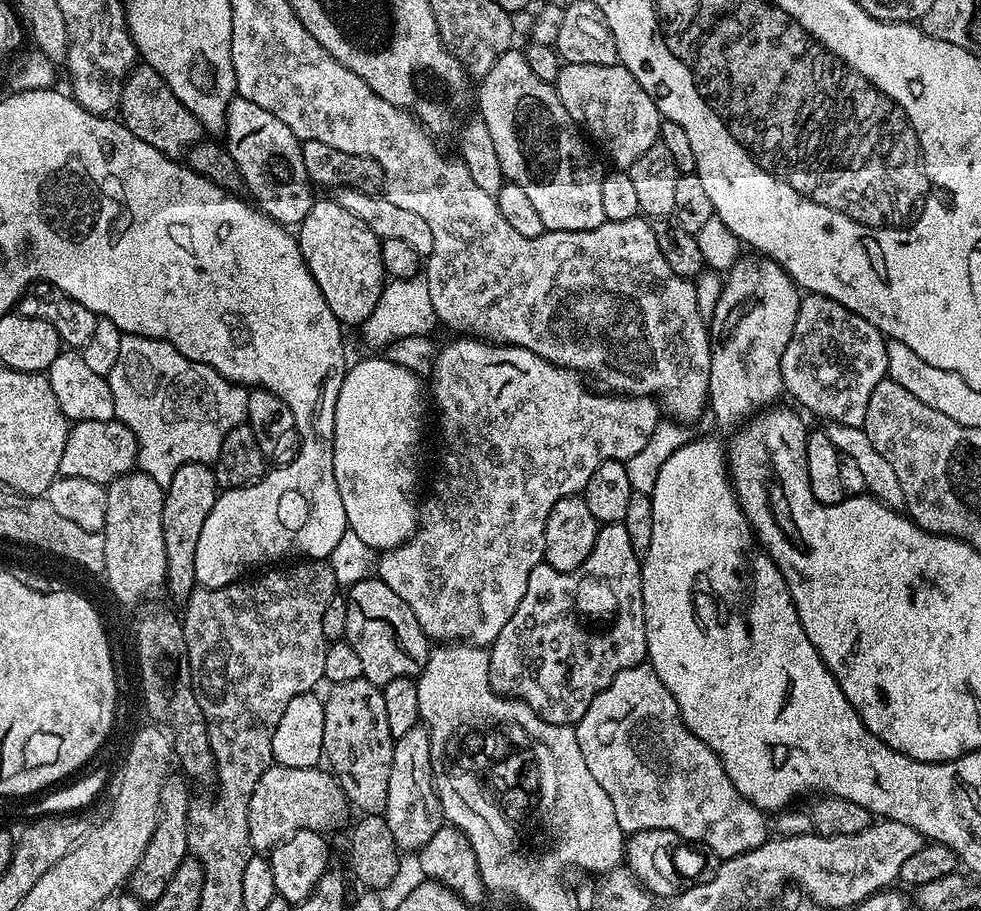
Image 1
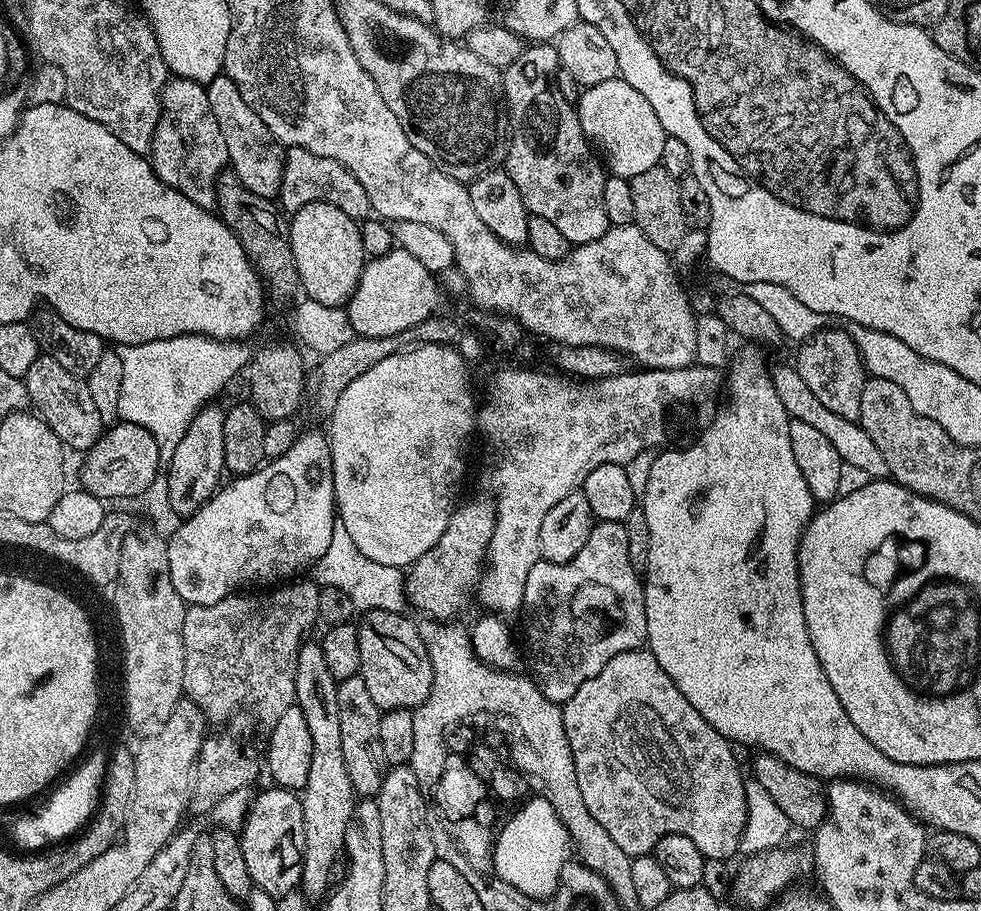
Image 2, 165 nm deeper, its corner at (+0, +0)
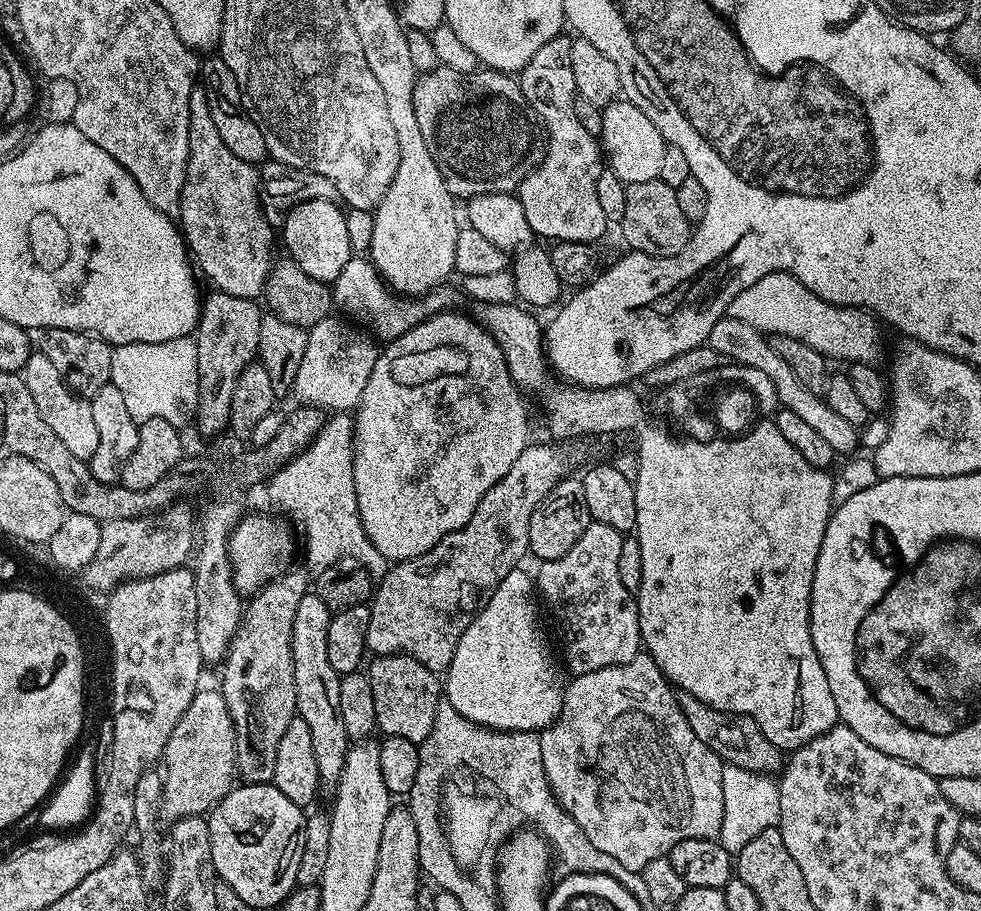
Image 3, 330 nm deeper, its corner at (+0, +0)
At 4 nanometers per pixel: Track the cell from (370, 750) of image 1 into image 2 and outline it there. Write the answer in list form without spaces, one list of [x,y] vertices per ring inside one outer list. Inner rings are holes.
[[[357,674],[339,681],[336,685],[338,694],[338,719],[342,725],[342,754],[346,757],[346,774],[350,774],[352,789],[357,797],[375,798],[380,793],[380,787],[384,781],[384,773],[390,765],[386,762],[386,754],[382,754],[382,741],[378,738],[378,722],[382,715],[382,709],[374,706],[374,698],[366,691],[366,682]]]

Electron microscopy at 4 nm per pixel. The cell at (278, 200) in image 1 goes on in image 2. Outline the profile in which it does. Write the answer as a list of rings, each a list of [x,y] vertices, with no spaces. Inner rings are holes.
[[[218,75],[206,85],[210,98],[210,110],[214,110],[214,119],[226,138],[226,150],[231,171],[246,186],[246,190],[254,190],[262,198],[275,201],[280,195],[282,186],[282,170],[284,169],[285,145],[280,144],[270,134],[266,122],[246,106],[246,98],[238,94],[238,86],[229,76]]]

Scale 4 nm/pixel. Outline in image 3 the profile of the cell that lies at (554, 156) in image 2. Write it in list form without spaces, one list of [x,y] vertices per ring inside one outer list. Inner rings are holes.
[[[561,34],[550,38],[550,42],[546,42],[546,46],[542,46],[542,50],[538,50],[538,54],[534,54],[534,58],[530,58],[530,62],[526,62],[526,66],[518,73],[520,81],[520,89],[526,98],[526,102],[530,102],[530,106],[536,112],[536,117],[540,119],[540,123],[544,125],[546,133],[546,151],[544,161],[540,167],[533,172],[529,172],[528,177],[520,184],[518,195],[522,202],[522,210],[526,210],[526,222],[530,222],[530,230],[533,237],[540,238],[545,236],[548,242],[559,242],[561,240],[569,240],[570,242],[582,242],[583,244],[592,244],[600,240],[604,236],[604,231],[610,228],[606,214],[602,214],[602,206],[598,202],[598,174],[602,171],[602,149],[600,141],[597,137],[590,134],[590,130],[582,127],[582,122],[578,122],[578,114],[574,114],[574,102],[576,101],[576,87],[574,86],[574,70],[570,70],[570,50],[572,49],[572,40],[567,35]]]

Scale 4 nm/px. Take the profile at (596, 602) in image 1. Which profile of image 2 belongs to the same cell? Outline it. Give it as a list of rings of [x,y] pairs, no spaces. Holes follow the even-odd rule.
[[[605,520],[593,523],[590,538],[586,538],[586,546],[582,546],[582,550],[578,550],[578,554],[574,554],[574,558],[570,558],[570,562],[559,564],[558,562],[550,562],[541,558],[538,562],[534,562],[534,566],[530,569],[530,575],[526,578],[526,594],[524,595],[524,607],[522,609],[522,617],[524,616],[524,648],[522,644],[522,652],[528,655],[528,668],[531,679],[536,681],[536,685],[542,690],[542,694],[546,698],[550,698],[550,702],[563,706],[567,700],[574,698],[574,694],[578,690],[578,686],[582,686],[582,682],[586,682],[590,678],[594,678],[598,674],[598,670],[602,670],[602,666],[606,666],[606,662],[610,662],[610,658],[614,658],[619,652],[635,652],[648,639],[648,631],[646,630],[646,602],[644,601],[644,581],[641,573],[630,562],[630,538],[626,538],[626,527],[621,522],[606,522]]]

